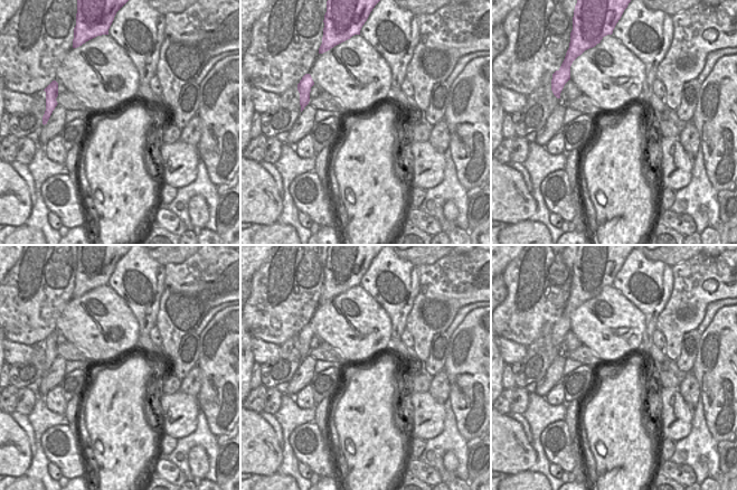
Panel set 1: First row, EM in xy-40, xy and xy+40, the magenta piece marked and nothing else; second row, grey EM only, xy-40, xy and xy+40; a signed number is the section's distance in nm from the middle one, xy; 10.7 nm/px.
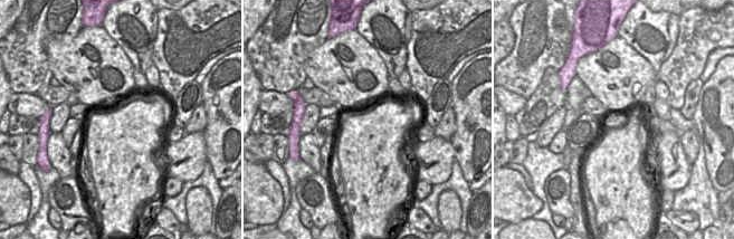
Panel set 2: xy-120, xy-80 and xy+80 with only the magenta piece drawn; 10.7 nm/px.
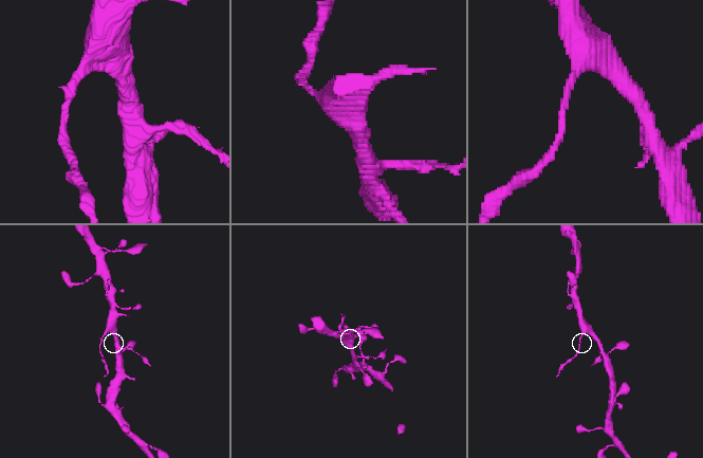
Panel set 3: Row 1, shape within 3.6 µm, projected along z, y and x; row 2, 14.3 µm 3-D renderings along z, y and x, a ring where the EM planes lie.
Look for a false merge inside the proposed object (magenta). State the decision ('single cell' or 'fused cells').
fused cells

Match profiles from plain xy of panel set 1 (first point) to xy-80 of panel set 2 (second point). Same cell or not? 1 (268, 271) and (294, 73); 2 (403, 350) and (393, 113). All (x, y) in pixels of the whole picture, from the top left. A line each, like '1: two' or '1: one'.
1: one
2: two

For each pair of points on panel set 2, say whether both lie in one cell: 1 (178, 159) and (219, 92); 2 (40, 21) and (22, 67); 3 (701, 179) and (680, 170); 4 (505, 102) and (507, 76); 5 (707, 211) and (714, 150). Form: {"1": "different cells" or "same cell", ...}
{"1": "different cells", "2": "same cell", "3": "different cells", "4": "different cells", "5": "different cells"}

